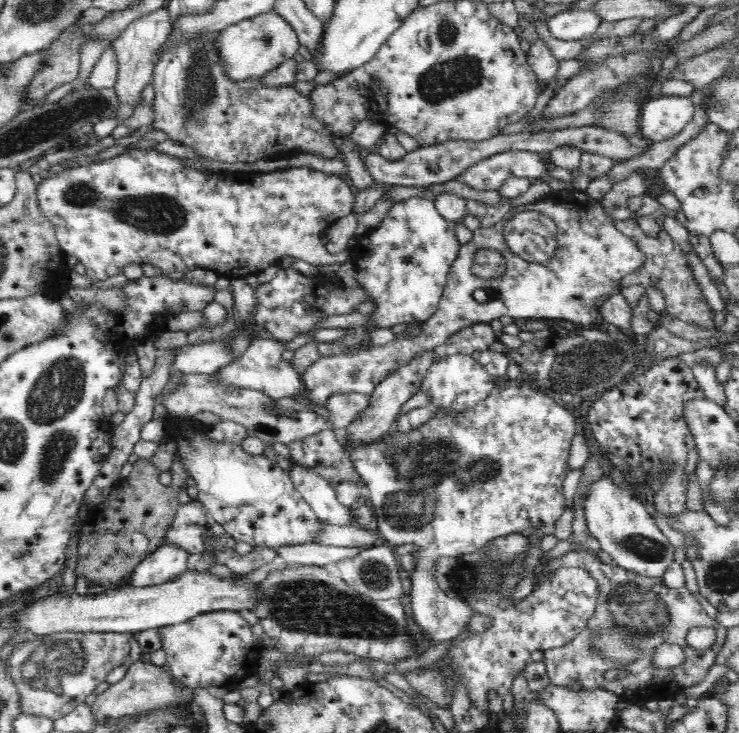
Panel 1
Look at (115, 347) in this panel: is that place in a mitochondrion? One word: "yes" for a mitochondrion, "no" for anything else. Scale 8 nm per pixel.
no

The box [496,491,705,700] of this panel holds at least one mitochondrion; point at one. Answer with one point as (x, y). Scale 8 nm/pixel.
(638, 605)

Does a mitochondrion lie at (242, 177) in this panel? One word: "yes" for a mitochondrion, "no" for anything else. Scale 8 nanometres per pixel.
no

